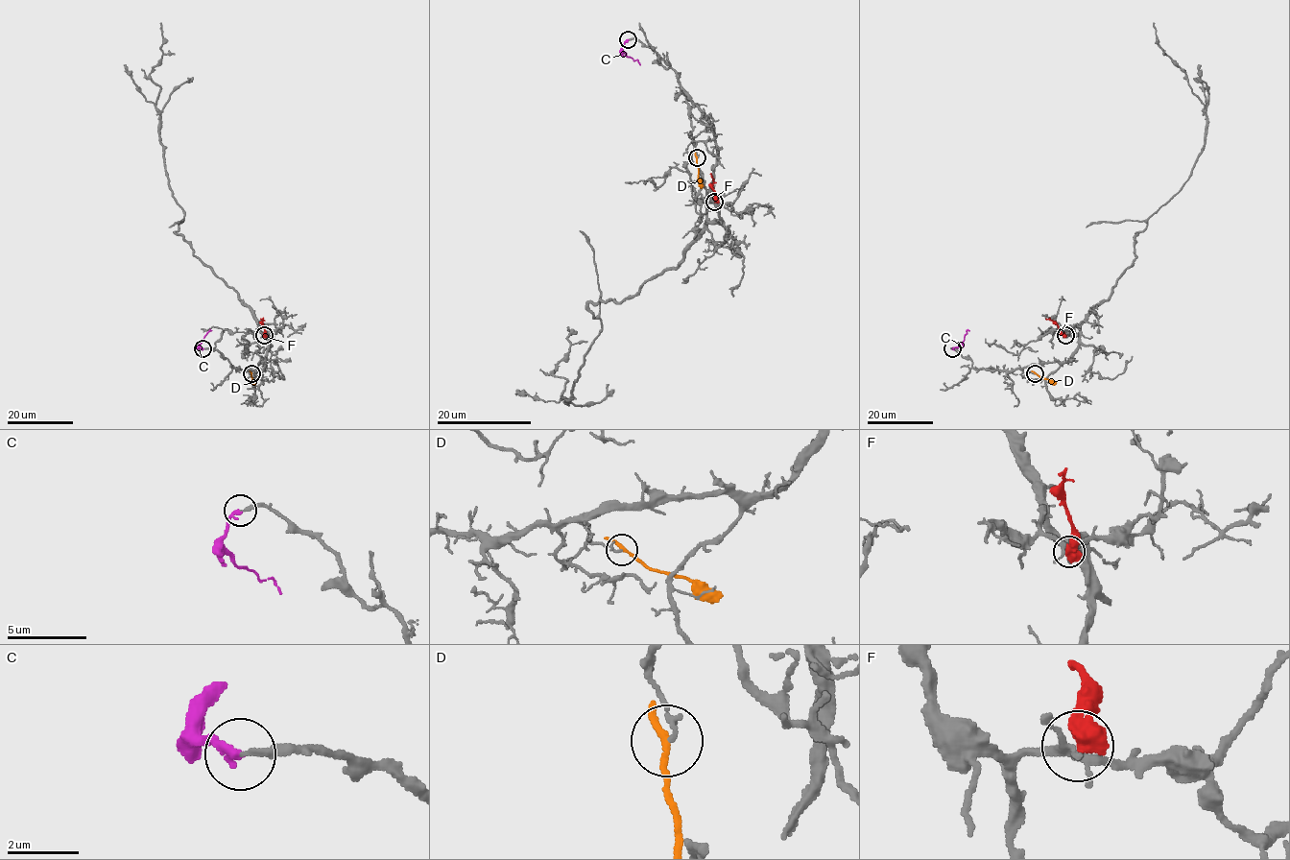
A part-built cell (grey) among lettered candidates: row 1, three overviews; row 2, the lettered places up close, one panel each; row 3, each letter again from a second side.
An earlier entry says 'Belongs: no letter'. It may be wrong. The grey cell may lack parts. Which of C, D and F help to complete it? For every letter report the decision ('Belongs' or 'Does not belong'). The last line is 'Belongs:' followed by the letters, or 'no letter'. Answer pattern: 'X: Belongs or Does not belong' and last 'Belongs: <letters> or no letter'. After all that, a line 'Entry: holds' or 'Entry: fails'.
C: Belongs
D: Does not belong
F: Does not belong
Belongs: C
Entry: fails

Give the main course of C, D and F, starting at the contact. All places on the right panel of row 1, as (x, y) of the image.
C: (952, 348), (957, 347), (967, 330), (969, 330)
D: (1035, 373), (1056, 384)
F: (1065, 335), (1052, 320), (1046, 318)

